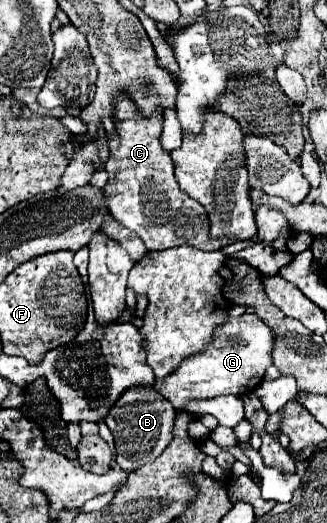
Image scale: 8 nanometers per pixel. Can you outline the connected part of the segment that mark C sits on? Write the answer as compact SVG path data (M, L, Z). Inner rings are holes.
M119 91L113 97L113 123L117 137L109 137L109 159L105 163L105 171L109 173L109 181L103 187L103 193L107 197L109 213L127 229L137 233L145 247L149 251L163 251L177 245L191 245L203 251L217 251L221 247L227 247L233 243L233 239L217 237L213 239L209 235L209 217L205 207L191 199L185 191L181 191L179 183L173 175L173 161L169 153L161 147L161 133L163 133L163 109L157 107L149 117L141 113L141 109L135 105L133 97L127 91Z

